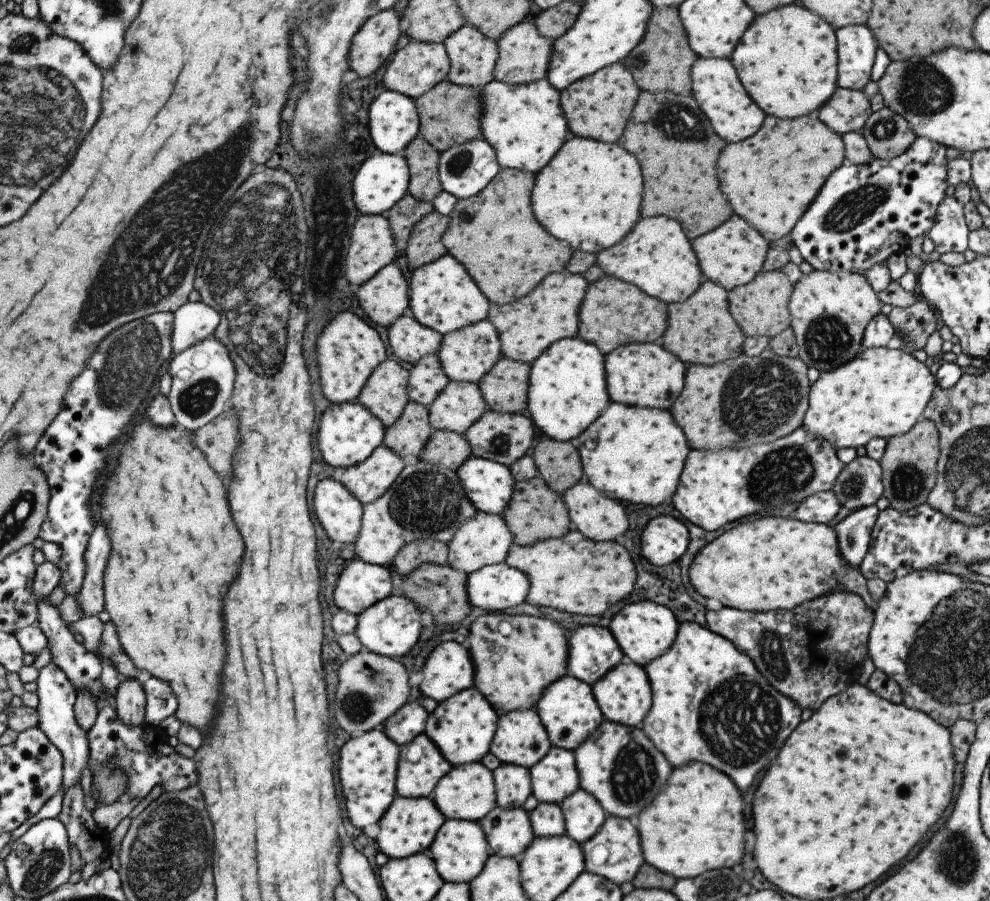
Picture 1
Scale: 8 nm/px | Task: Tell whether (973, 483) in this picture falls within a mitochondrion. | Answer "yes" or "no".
yes

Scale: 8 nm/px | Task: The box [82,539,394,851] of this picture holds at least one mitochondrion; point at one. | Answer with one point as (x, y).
(356, 706)

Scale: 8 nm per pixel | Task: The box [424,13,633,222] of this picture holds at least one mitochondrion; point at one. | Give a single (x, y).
(457, 164)

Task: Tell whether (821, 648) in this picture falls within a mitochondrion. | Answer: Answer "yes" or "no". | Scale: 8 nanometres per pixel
no

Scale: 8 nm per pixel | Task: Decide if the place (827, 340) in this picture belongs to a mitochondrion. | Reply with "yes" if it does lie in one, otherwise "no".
yes

